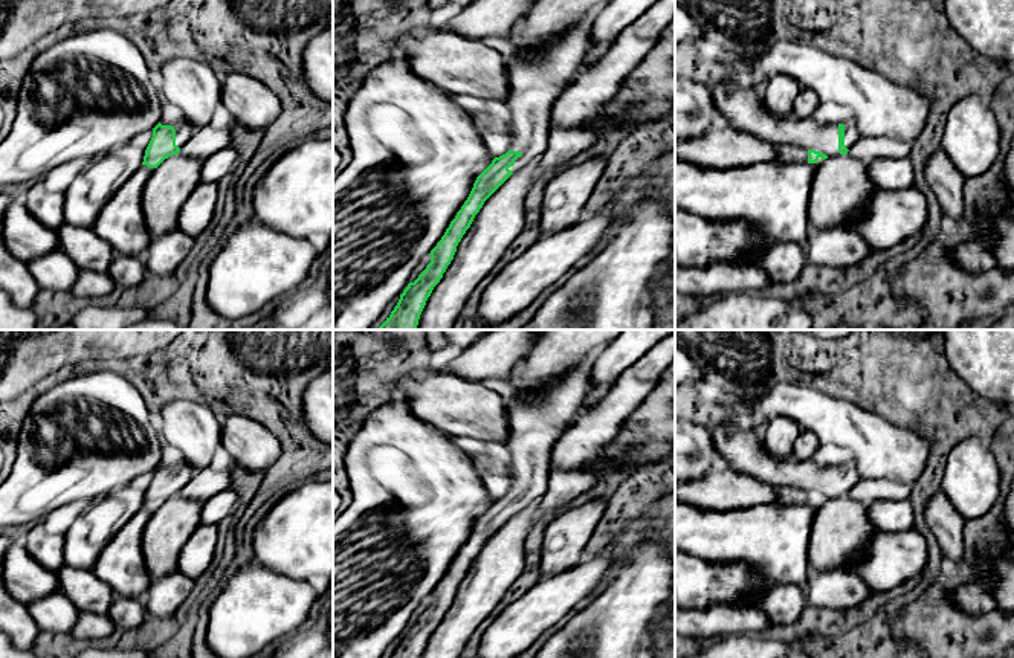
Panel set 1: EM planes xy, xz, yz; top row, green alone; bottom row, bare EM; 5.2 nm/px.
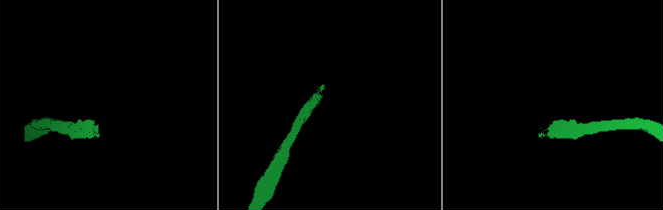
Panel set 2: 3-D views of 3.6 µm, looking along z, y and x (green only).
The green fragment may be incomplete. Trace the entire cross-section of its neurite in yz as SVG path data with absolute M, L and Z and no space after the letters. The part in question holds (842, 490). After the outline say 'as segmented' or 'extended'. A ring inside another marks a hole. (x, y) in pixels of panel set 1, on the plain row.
M727 420L710 429L719 464L754 476L770 487L794 487L808 493L808 505L848 496L861 479L854 461L844 466L817 466L809 460L774 458L753 427L736 429Z; extended

